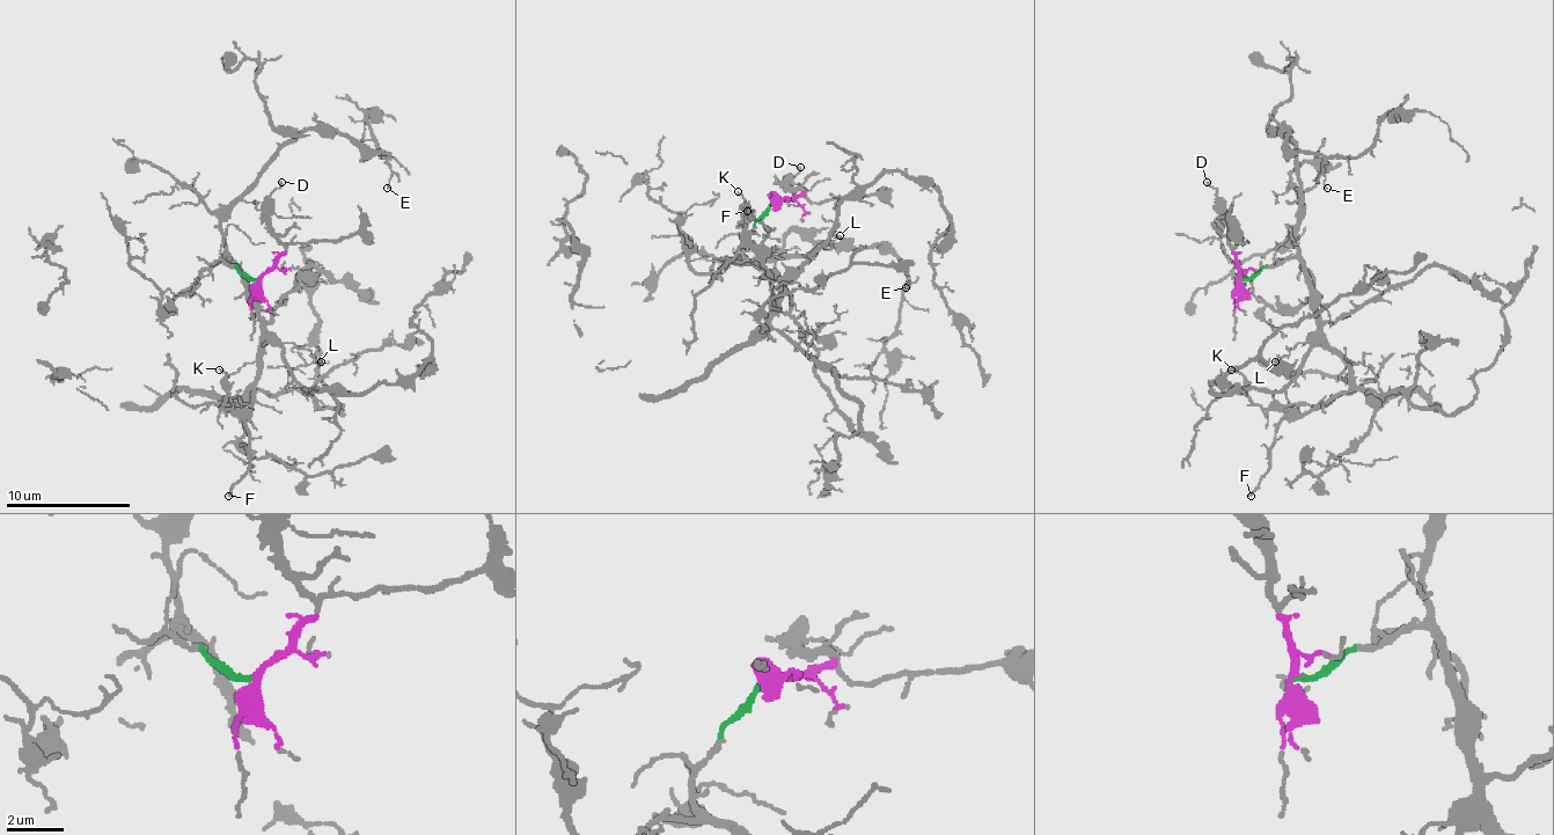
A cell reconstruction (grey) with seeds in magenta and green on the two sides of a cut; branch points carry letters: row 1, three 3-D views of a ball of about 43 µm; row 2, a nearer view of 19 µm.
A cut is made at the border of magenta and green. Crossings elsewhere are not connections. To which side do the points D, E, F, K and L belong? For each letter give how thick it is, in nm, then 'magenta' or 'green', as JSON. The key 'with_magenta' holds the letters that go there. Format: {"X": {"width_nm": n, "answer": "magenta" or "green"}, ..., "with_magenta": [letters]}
{"D": {"width_nm": 130, "answer": "magenta"}, "E": {"width_nm": 90, "answer": "green"}, "F": {"width_nm": 180, "answer": "green"}, "K": {"width_nm": 100, "answer": "green"}, "L": {"width_nm": 110, "answer": "green"}, "with_magenta": ["D"]}

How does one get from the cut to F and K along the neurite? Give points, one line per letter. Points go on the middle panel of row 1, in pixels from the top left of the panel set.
F: (779, 200), (754, 225), (741, 254), (779, 278), (776, 309), (763, 241), (767, 232), (748, 210)
K: (779, 200), (741, 247), (745, 256), (779, 278), (776, 309), (770, 278), (741, 219), (739, 191)

